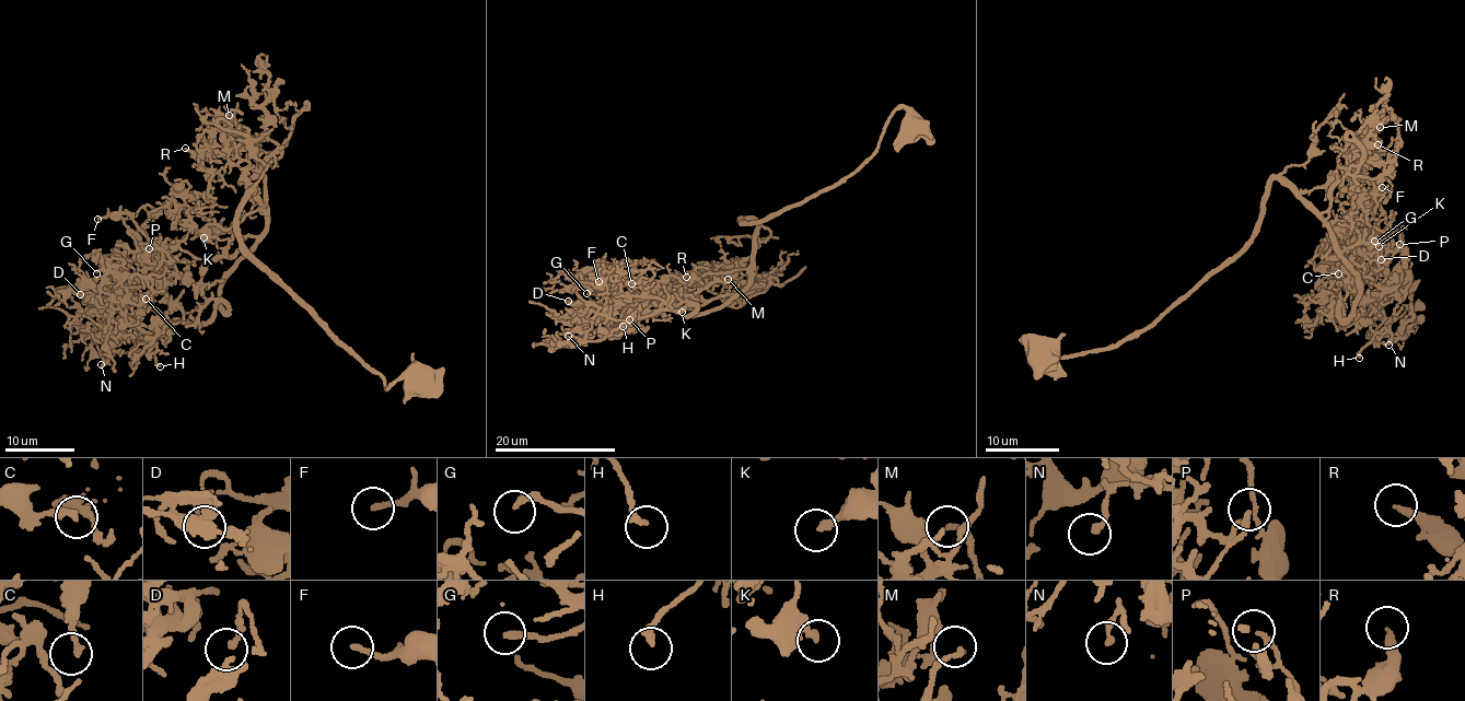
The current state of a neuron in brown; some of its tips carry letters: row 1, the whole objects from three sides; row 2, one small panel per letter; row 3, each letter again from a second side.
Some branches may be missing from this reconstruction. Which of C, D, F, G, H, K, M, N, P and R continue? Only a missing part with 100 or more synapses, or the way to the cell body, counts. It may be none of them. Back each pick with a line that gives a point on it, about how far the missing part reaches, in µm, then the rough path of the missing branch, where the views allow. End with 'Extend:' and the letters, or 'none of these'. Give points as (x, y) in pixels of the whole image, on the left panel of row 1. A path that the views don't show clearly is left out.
K: Place: (204, 237). Missing length about 15 µm. Course of what is missing: (204, 237), (206, 223), (198, 217), (172, 211), (181, 223), (179, 228), (172, 225)
Extend: K

